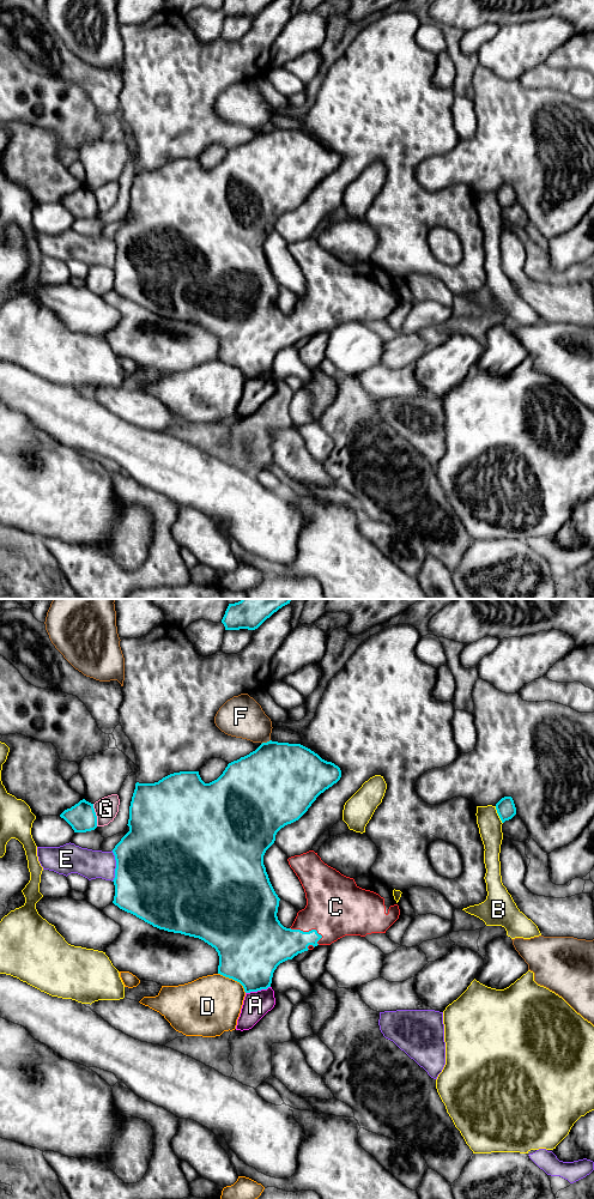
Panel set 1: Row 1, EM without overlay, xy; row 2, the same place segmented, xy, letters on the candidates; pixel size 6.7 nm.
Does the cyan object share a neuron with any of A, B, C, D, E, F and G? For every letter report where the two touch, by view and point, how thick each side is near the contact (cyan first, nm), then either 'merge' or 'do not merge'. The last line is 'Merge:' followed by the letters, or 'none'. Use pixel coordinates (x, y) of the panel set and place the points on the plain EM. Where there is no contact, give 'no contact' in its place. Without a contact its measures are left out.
A: contact xy (258, 376); calibres 400 and 180 nm; do not merge
B: contact xy (498, 201); calibres 130 and 160 nm; do not merge
C: contact xy (307, 319); calibres 280 and 380 nm; merge
D: contact xy (234, 365); calibres 440 and 400 nm; do not merge
E: contact xy (116, 253); calibres 500 and 190 nm; do not merge
F: contact xy (265, 129); calibres 480 and 280 nm; do not merge
G: contact xy (95, 201); calibres 190 and 150 nm; do not merge
Merge: C

